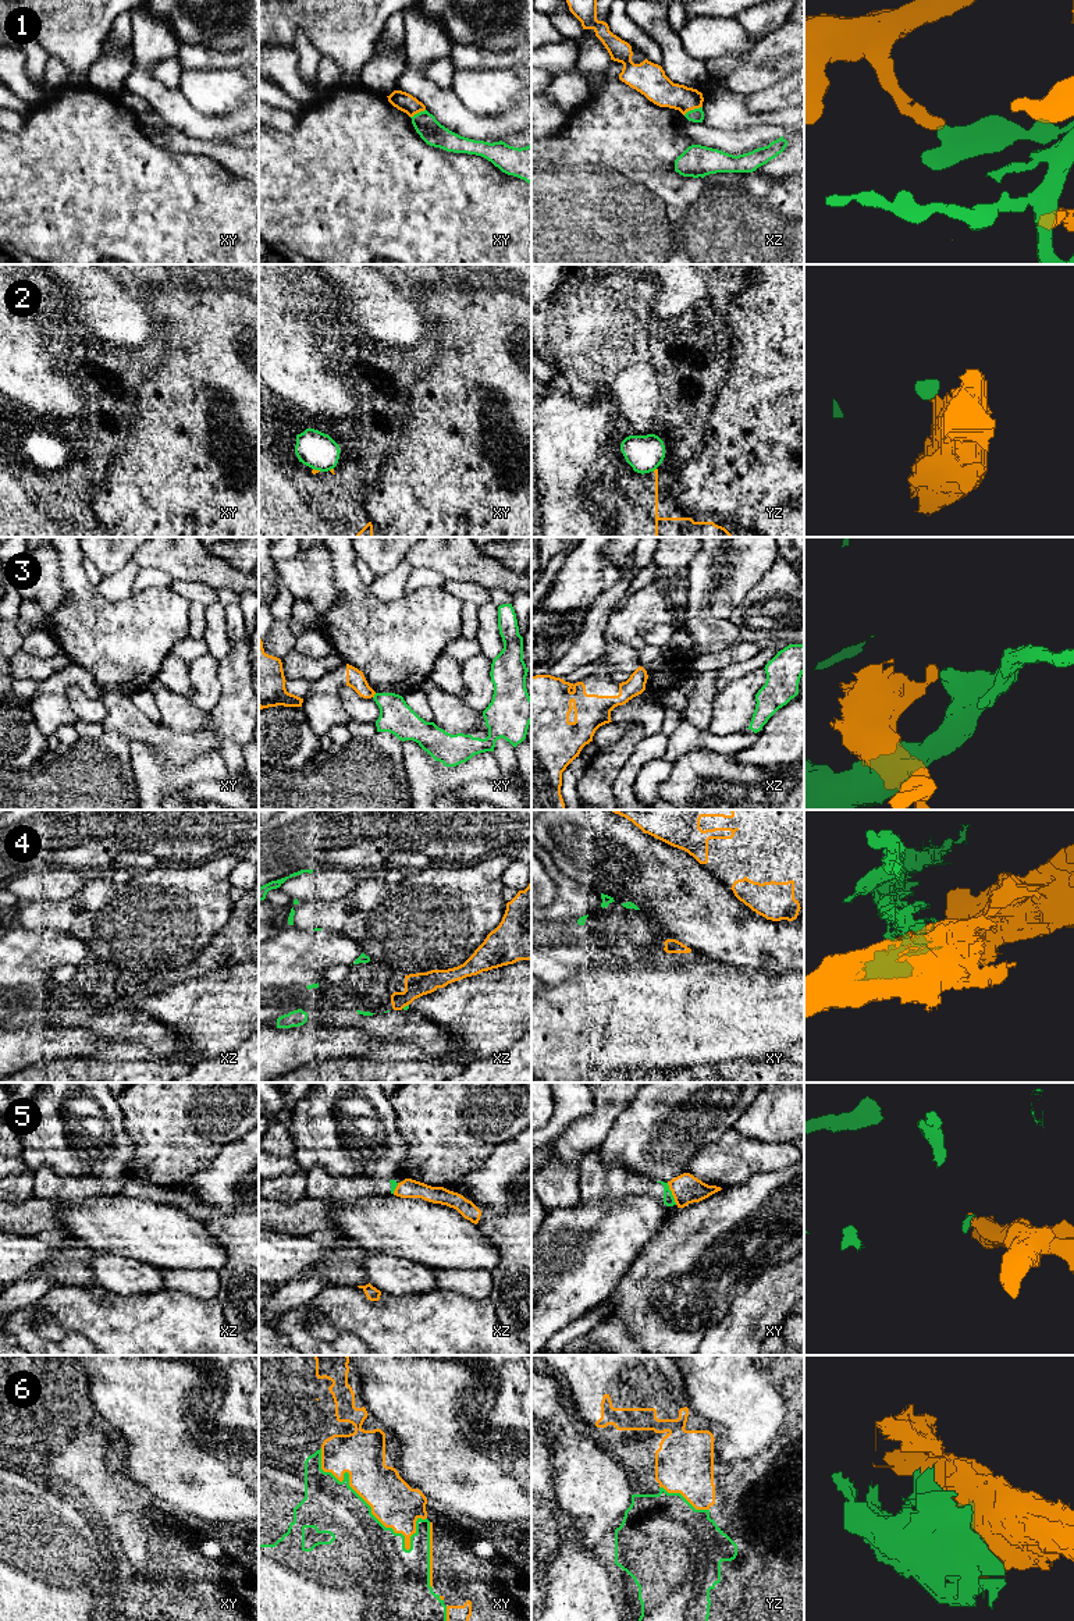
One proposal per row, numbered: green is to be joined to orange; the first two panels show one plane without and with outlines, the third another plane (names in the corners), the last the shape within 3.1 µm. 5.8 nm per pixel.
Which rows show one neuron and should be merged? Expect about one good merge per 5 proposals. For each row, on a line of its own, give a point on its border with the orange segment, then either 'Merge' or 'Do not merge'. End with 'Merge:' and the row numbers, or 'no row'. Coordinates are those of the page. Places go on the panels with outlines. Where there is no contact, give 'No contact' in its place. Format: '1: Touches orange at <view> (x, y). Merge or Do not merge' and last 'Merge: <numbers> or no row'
1: Touches orange at xz (692, 109). Do not merge
2: Touches orange at xy (317, 470). Do not merge
3: Touches orange at xy (373, 696). Do not merge
4: Touches orange at xz (405, 1005). Do not merge
5: Touches orange at xy (672, 1194). Do not merge
6: Touches orange at xy (355, 1490). Do not merge
Merge: no row

